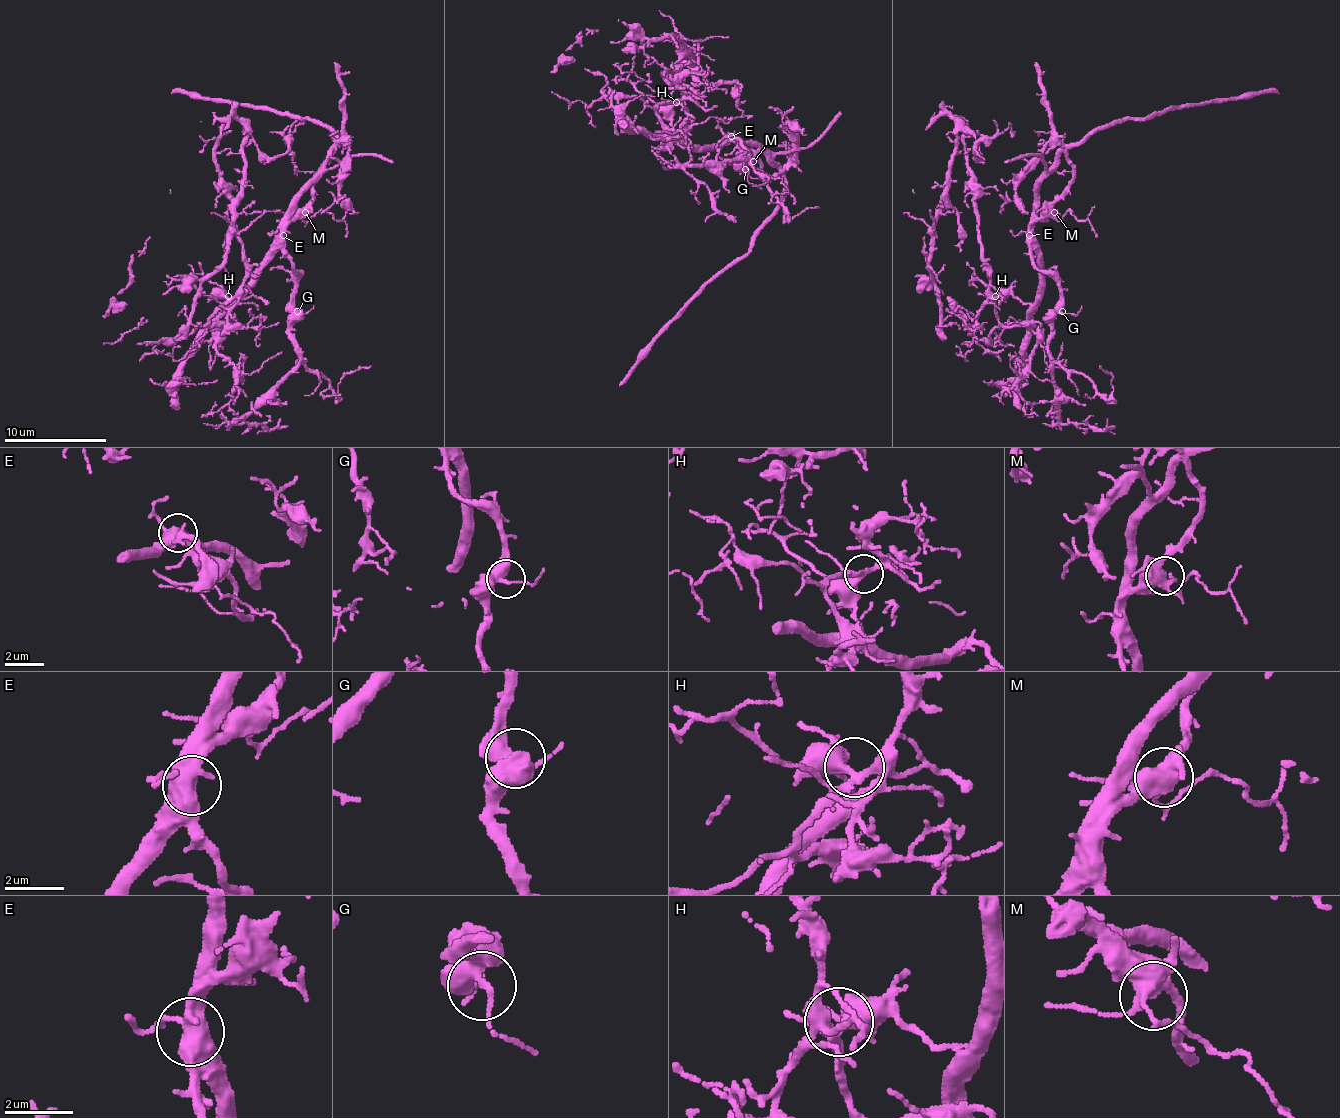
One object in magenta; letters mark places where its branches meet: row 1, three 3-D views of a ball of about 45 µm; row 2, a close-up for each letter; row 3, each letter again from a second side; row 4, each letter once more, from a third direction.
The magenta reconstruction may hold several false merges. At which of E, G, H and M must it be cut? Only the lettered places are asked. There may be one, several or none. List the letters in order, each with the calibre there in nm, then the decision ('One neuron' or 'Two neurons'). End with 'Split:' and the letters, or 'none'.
E: Thickness 550 nm. Two neurons
G: Thickness 360 nm. One neuron
H: Thickness 300 nm. One neuron
M: Thickness 400 nm. One neuron
Split: E

